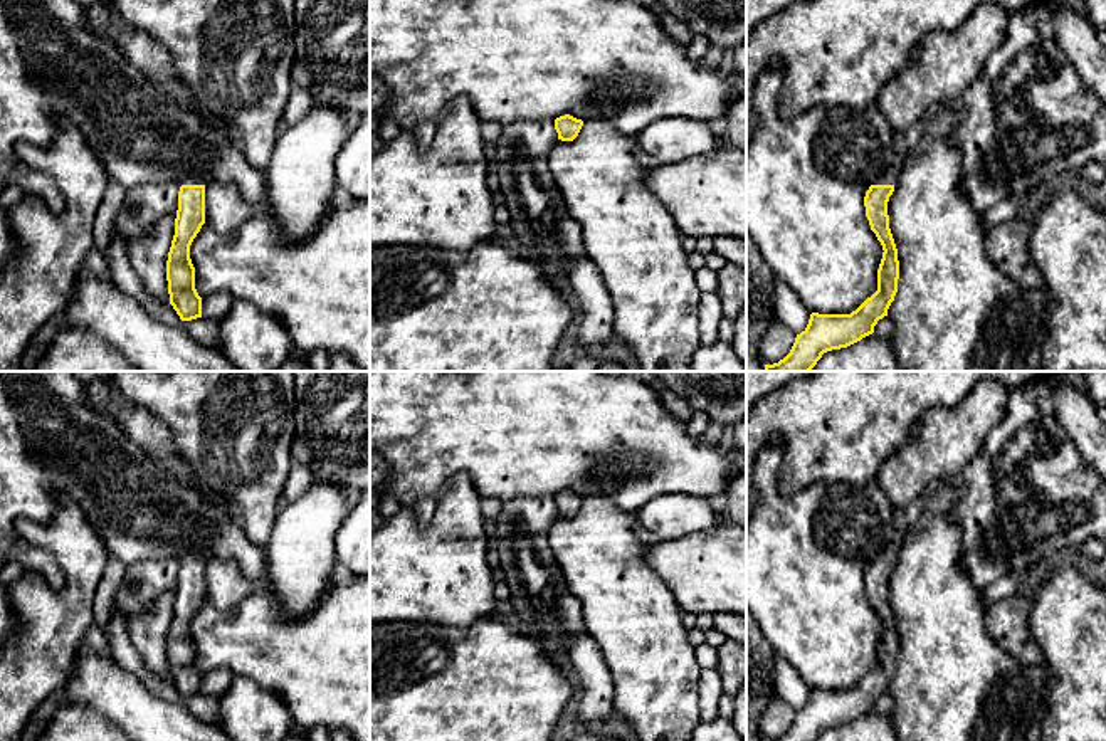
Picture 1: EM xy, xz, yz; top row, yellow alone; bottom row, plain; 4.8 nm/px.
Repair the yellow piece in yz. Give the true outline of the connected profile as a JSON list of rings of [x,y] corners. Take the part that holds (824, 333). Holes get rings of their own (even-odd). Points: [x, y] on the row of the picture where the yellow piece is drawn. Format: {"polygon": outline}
{"polygon": [[[945,101],[933,106],[909,129],[894,134],[896,156],[866,192],[866,217],[884,250],[877,269],[877,291],[851,314],[812,313],[807,328],[797,334],[790,353],[778,363],[765,365],[765,371],[810,371],[824,353],[847,348],[872,334],[877,321],[887,316],[899,279],[898,249],[889,229],[887,202],[898,183],[903,158],[919,143],[928,123],[951,104],[951,101]]]}

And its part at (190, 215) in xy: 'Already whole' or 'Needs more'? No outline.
Needs more

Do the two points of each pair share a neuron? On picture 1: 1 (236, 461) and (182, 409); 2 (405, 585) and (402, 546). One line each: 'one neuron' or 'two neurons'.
1: one neuron
2: one neuron

